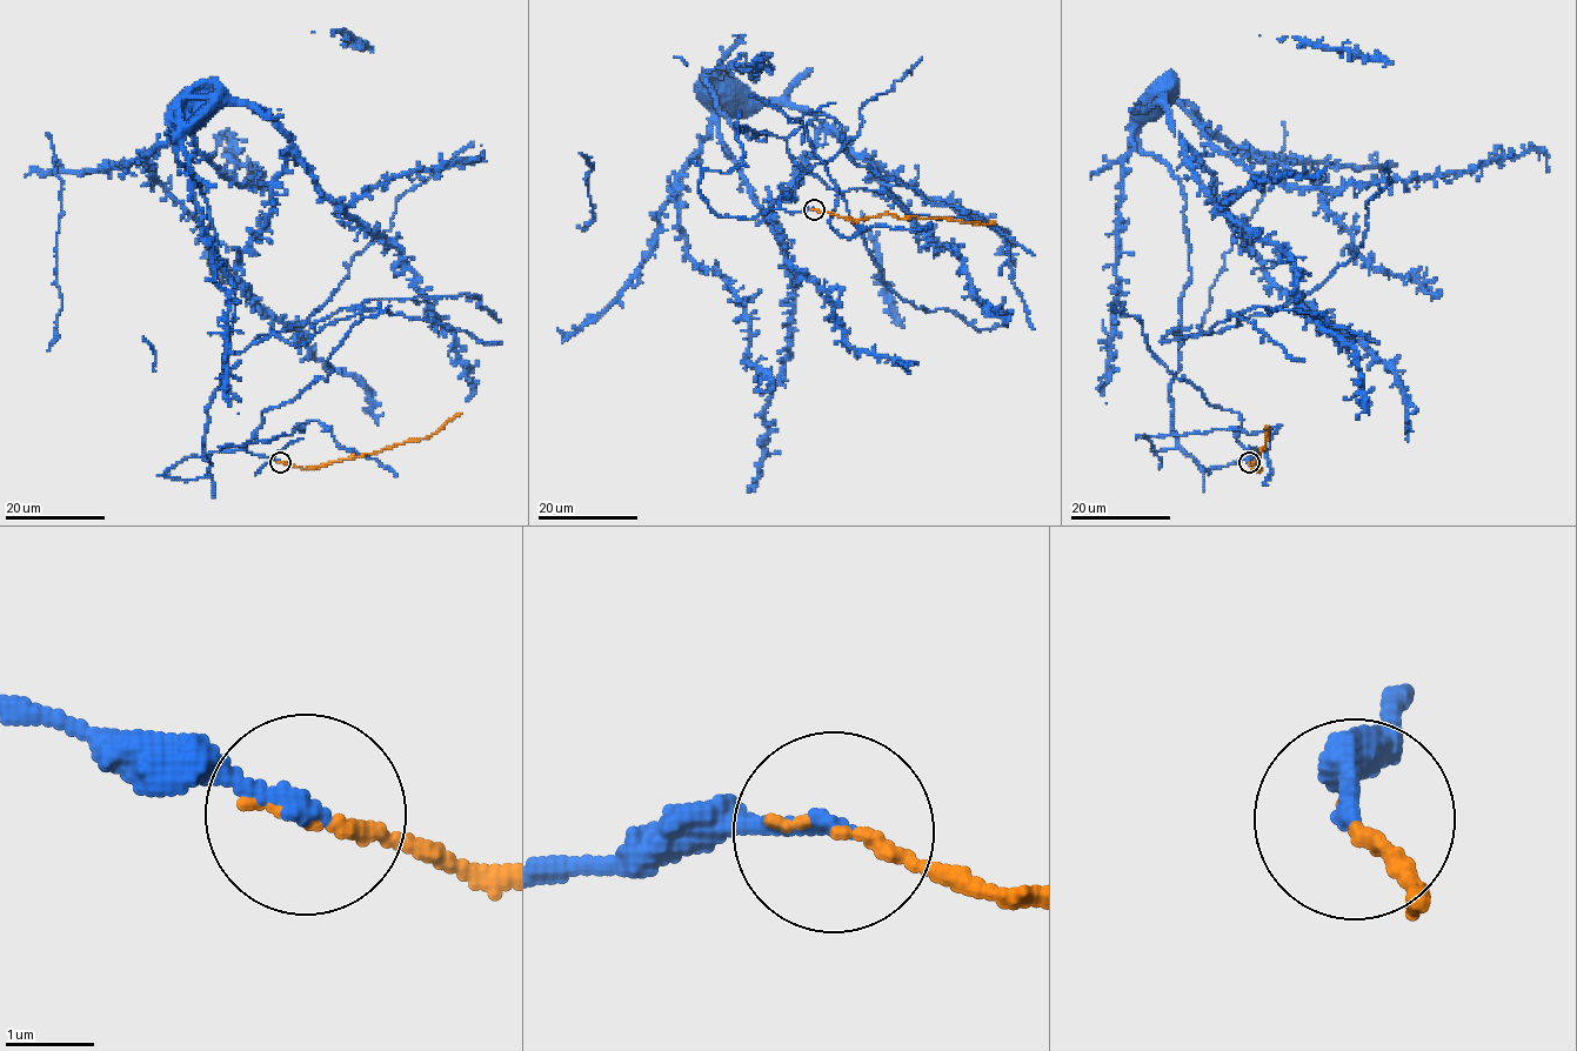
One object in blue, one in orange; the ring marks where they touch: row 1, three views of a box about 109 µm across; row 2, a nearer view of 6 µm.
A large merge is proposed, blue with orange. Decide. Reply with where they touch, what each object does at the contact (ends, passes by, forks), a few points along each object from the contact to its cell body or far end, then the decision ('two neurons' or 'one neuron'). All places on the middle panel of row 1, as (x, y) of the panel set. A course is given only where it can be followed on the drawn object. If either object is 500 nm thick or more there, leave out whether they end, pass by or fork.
at (814, 209); blue ends there; orange ends there; blue runs (814, 208), (709, 209), (767, 132), (706, 80), (817, 115), (784, 258), (919, 362); orange runs (814, 208), (861, 220), (894, 213), (900, 218), (940, 218), (995, 225); one neuron

